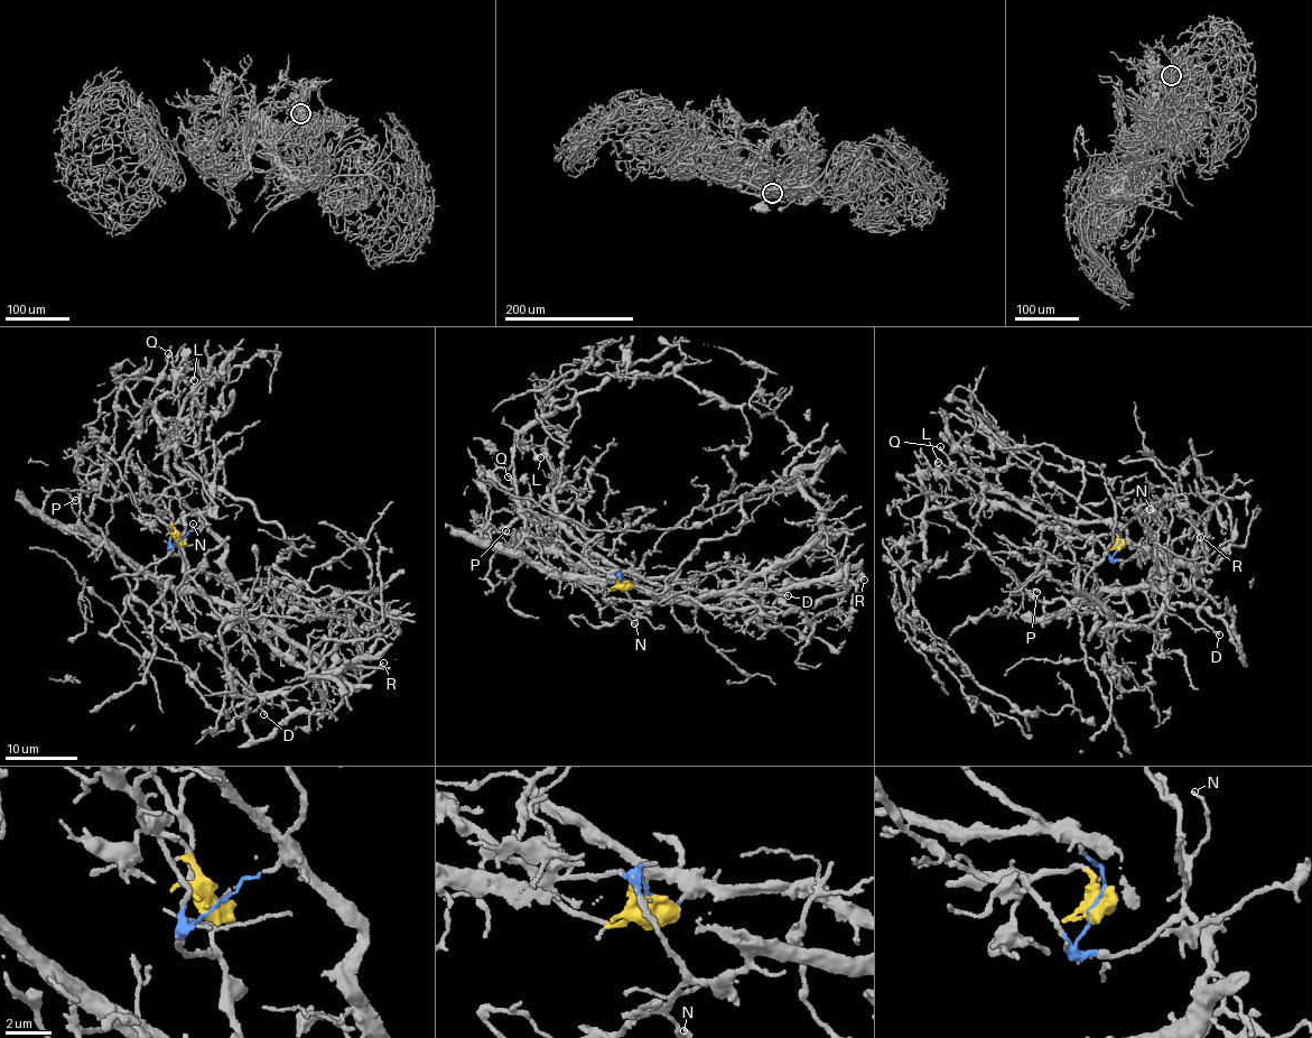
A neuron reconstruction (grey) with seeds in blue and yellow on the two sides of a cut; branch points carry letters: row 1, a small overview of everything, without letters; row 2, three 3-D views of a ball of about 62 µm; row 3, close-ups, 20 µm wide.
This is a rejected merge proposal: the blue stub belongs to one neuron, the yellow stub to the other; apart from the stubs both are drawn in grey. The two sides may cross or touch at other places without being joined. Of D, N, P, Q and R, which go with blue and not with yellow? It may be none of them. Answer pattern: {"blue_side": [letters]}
{"blue_side": ["D", "N", "P", "R"]}

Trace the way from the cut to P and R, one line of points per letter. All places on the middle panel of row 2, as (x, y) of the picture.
P: (625, 583), (640, 608), (651, 603), (647, 591), (545, 568), (482, 539), (490, 524), (506, 529)
R: (625, 583), (640, 608), (781, 591), (828, 578), (864, 578)

